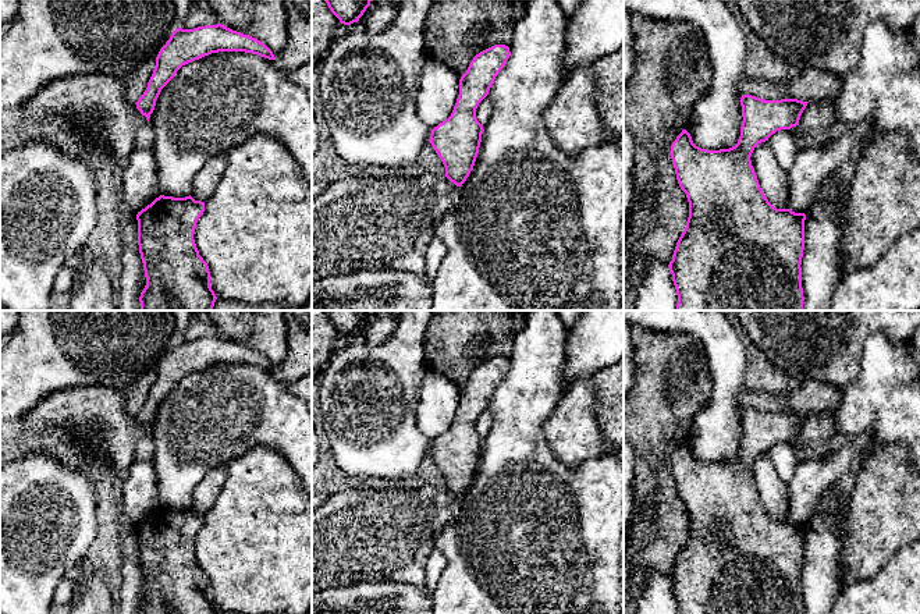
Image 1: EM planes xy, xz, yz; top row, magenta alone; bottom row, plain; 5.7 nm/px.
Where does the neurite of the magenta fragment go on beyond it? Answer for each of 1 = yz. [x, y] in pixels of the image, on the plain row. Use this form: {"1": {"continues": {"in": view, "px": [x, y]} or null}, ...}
{"1": {"continues": null}}

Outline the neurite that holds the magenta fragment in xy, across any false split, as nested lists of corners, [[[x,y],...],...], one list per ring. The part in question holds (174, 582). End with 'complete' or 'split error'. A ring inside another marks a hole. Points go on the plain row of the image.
[[[160,507],[138,524],[138,557],[146,589],[139,614],[216,614],[209,578],[199,567],[193,551],[196,535],[203,524],[205,514],[195,512],[191,507]]]; complete

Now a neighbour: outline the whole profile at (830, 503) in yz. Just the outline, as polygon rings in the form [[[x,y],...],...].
[[[834,490],[821,496],[804,532],[804,560],[802,569],[803,614],[831,614],[846,586],[839,567],[839,542],[827,517],[846,508]]]

